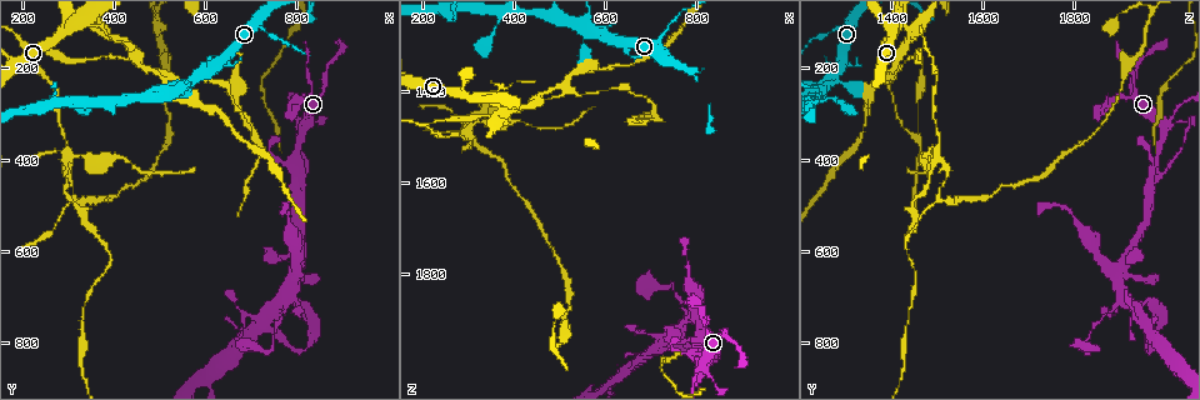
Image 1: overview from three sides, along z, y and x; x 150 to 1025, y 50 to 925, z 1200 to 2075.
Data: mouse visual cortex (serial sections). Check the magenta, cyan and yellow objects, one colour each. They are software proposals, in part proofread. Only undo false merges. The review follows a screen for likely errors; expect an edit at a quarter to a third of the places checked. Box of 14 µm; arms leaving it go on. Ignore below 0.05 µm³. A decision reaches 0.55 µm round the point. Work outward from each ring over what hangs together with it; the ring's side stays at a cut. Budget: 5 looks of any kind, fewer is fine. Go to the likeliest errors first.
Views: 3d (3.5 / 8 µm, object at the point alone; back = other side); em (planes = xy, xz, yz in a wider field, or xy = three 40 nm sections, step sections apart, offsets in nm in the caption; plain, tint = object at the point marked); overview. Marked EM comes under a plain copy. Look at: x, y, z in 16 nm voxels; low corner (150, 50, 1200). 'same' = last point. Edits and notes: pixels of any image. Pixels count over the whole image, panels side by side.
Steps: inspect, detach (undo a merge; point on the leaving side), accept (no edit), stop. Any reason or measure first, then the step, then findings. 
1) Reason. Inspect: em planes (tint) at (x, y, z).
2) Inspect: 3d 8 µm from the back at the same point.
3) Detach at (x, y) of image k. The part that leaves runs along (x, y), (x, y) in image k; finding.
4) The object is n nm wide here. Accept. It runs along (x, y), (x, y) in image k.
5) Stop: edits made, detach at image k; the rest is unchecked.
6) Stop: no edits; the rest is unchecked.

Branch point. Inspect: 3d 8 µm at (800, 405, 1975).

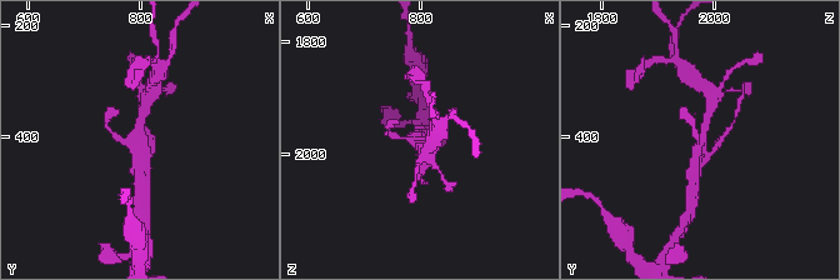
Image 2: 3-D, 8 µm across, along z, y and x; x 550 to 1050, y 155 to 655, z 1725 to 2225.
Closer look. Inspect: 3d 3.5 µm at (795, 410, 1975).

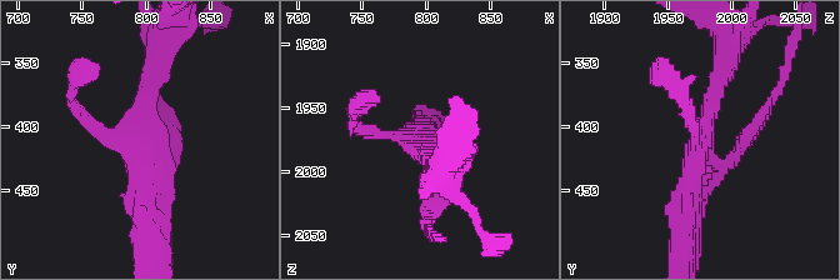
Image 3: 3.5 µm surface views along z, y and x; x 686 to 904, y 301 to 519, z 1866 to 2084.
Accept. It runs along (726, 56), (695, 153), (685, 214) in image 3; continuous, no second cell.

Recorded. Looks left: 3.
Two arms in line, one across. Inspect: 3d 8 µm at (795, 690, 1895).

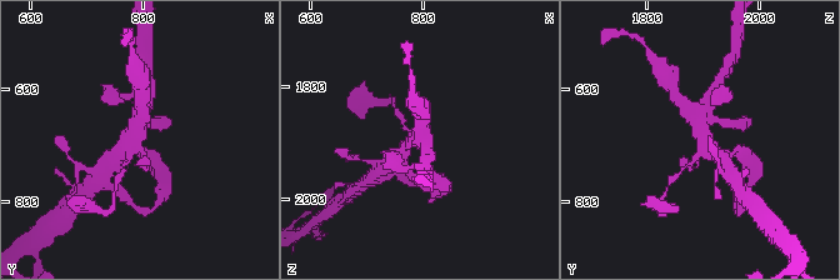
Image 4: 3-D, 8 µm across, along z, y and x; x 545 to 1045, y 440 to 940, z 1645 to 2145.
Closer look. Inspect: 3d 3.5 µm at (795, 690, 1900).

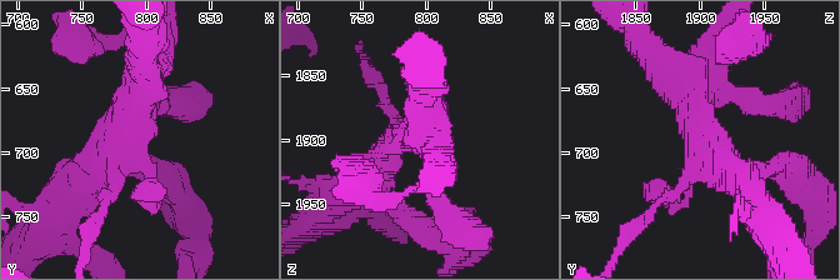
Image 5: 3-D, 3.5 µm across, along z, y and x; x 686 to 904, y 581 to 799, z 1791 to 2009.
Accept. It runs along (701, 64), (689, 198), (675, 205) in image 5; all the same cell.

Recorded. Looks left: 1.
Stop: no edits; the rest is unchecked.

